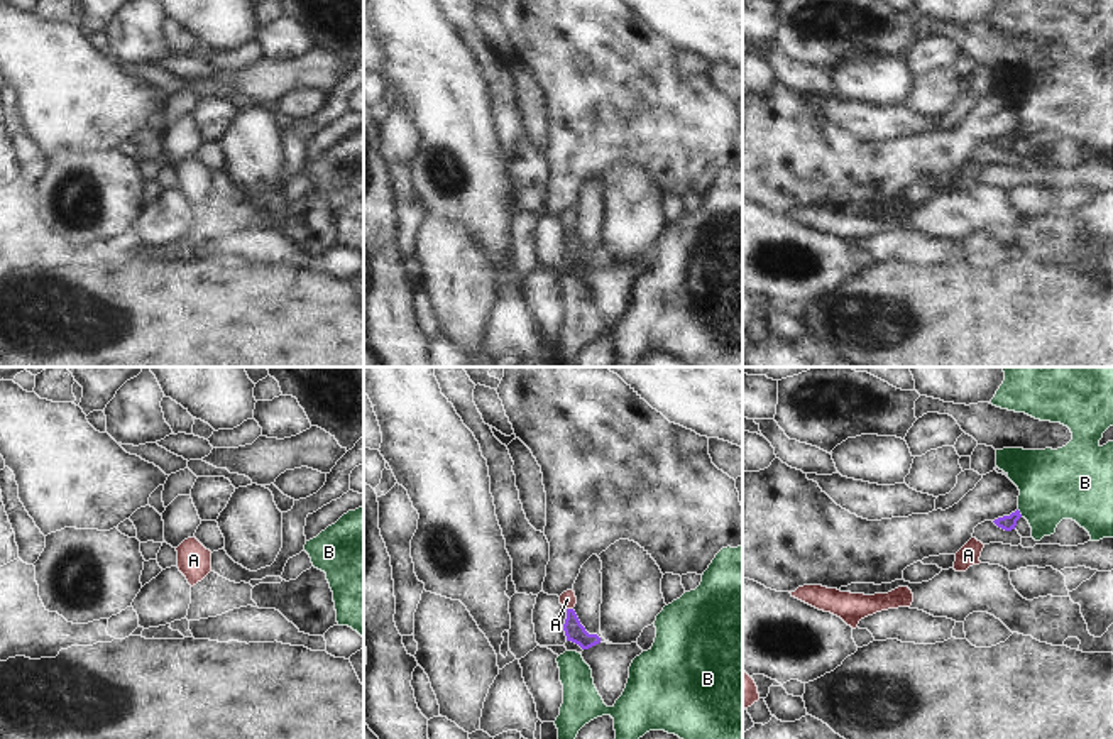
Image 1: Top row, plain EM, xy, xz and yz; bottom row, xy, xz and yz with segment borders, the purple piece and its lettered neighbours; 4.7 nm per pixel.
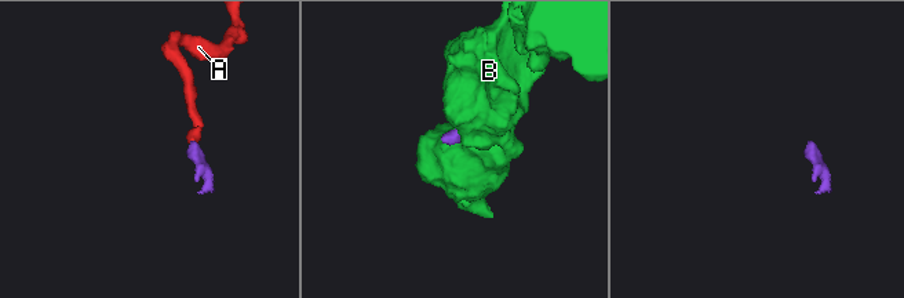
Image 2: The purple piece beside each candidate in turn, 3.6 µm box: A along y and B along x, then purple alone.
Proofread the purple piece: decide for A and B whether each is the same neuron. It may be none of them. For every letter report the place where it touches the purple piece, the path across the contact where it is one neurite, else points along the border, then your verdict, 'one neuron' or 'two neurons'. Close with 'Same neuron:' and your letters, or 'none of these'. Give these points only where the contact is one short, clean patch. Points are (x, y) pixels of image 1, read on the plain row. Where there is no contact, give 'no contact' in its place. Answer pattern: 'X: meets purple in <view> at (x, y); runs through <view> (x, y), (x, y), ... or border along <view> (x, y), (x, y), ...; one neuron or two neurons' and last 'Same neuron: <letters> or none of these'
A: meets purple in xz at (570, 230); runs through xz (574, 252), (570, 230), (567, 220); one neuron
B: meets purple in yz at (1019, 134); two neurons
Same neuron: A

